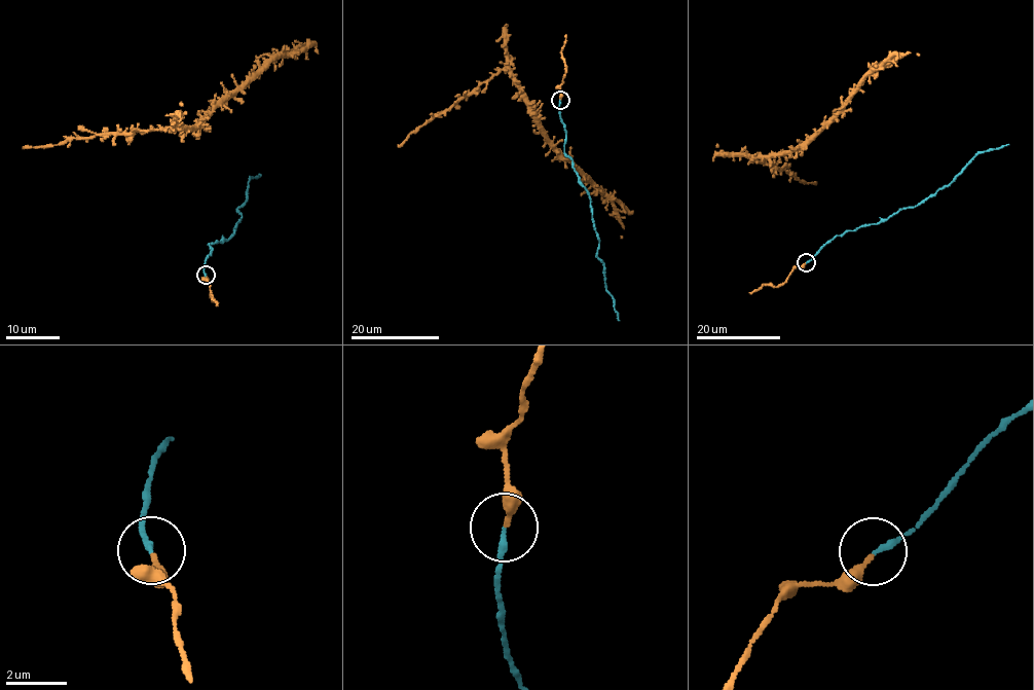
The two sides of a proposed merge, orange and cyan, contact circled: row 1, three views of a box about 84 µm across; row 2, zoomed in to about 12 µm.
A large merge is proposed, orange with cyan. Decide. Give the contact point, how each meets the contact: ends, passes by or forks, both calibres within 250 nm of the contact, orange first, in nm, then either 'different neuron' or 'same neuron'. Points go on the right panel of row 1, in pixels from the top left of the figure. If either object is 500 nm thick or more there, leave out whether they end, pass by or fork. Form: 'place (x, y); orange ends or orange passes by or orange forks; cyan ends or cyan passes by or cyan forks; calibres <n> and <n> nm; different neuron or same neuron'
place (806, 262); orange ends; cyan ends; calibres 240 and 180 nm; same neuron

